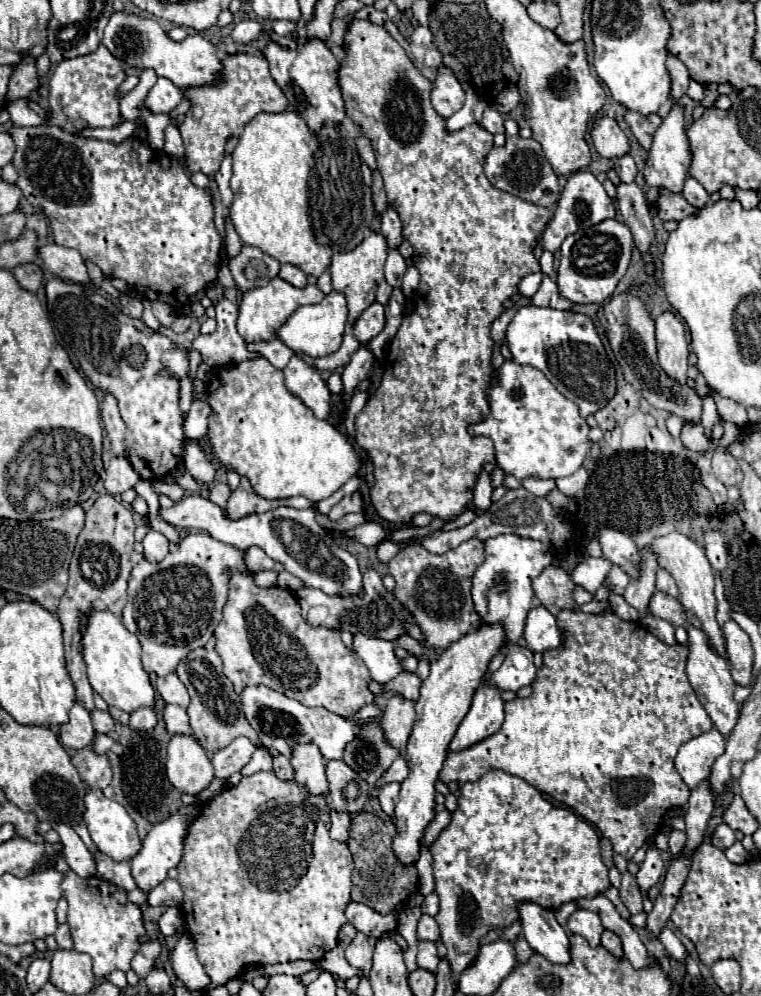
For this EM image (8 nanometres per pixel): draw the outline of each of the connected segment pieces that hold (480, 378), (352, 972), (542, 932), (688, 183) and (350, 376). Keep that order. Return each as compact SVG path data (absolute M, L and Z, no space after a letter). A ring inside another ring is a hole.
M351 20L347 24L345 30L345 40L343 40L343 50L345 50L345 58L339 62L337 68L337 84L341 88L343 94L343 102L345 102L345 112L347 116L353 120L355 126L359 126L361 134L371 142L375 158L377 158L377 166L379 172L383 176L385 182L385 192L389 198L389 208L393 208L403 224L403 238L411 242L413 246L413 264L421 274L421 282L419 282L419 292L417 292L417 306L413 310L413 314L403 318L401 328L397 330L393 342L391 342L391 350L387 356L387 368L381 380L381 386L375 390L375 394L369 398L369 402L365 404L365 408L357 414L355 418L355 428L357 428L357 446L361 450L365 450L371 456L373 462L373 476L375 476L375 484L369 488L369 496L371 496L371 504L375 506L377 514L391 522L391 524L409 524L413 520L415 514L427 512L435 518L441 520L453 520L457 518L469 500L473 500L473 486L475 486L475 476L481 472L485 462L493 462L493 448L491 448L491 440L477 436L471 438L467 432L467 424L471 422L479 422L489 414L489 404L487 404L487 396L485 396L485 388L489 384L489 374L491 374L491 350L493 350L493 342L489 336L489 328L491 322L503 312L503 302L507 298L511 298L513 294L517 294L517 284L523 276L531 274L531 272L539 272L539 262L533 256L533 246L535 240L541 236L543 228L547 228L549 220L551 220L551 210L537 206L533 202L521 200L517 196L511 196L499 188L493 188L491 182L487 180L485 172L483 172L483 158L487 156L487 152L493 148L493 134L479 128L477 124L473 124L471 128L459 130L455 134L447 134L445 132L445 120L435 112L435 108L431 106L431 90L433 84L415 68L415 64L411 62L411 58L405 54L405 50L399 46L399 42L395 42L389 32L377 24L371 24L367 20Z
M337 946L331 952L327 952L327 956L319 962L319 966L323 966L323 970L331 972L333 976L339 976L341 980L347 980L351 976L365 976L365 970L359 970L359 968L353 968L347 964L343 950Z
M535 902L517 904L523 936L533 952L545 956L549 962L565 964L569 960L569 938L553 916L553 910Z
M687 178L685 180L685 186L683 186L683 192L681 194L695 208L701 208L703 204L709 202L709 194L705 192L705 188L695 178Z
M361 344L361 348L351 356L351 362L341 372L341 380L343 380L343 404L345 404L345 408L349 408L351 396L355 394L359 382L369 374L371 364L373 364L371 352L367 350L365 344Z

